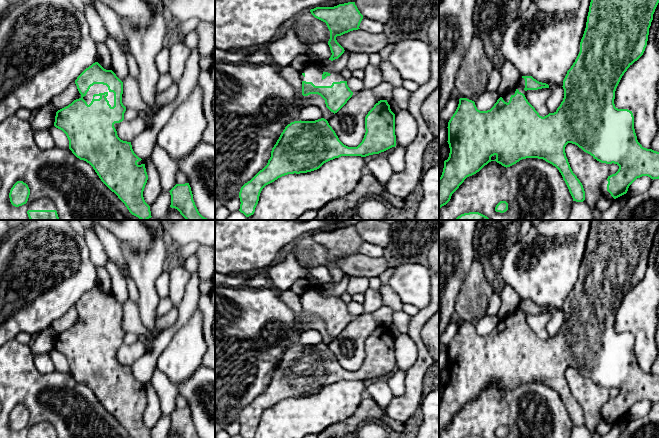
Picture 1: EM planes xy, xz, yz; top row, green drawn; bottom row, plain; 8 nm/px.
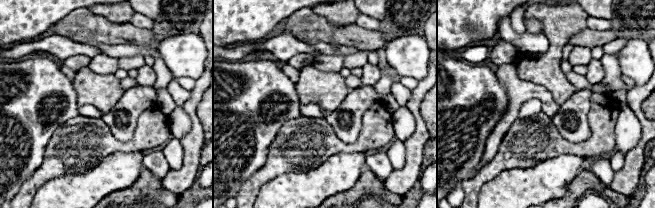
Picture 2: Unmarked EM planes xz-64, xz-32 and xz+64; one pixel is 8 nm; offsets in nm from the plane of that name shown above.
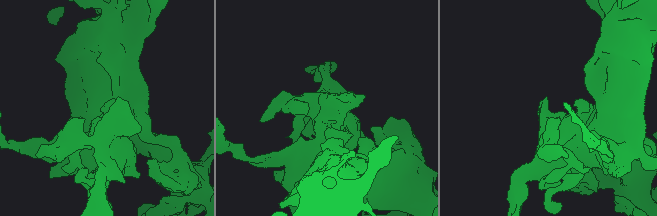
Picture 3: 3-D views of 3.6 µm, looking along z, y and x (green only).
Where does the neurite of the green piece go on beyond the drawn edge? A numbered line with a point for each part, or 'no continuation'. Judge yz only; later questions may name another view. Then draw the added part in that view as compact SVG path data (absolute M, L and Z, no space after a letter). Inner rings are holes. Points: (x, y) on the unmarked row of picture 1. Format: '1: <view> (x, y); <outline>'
1: yz (520, 309); M520 301L517 308L513 311L513 313L504 319L503 324L508 327L510 321L515 318L515 315L517 313L519 314L519 316L523 317L526 321L526 315L524 314L524 312L525 312L525 304L524 302Z
2: yz (605, 417); M605 403L601 408L601 417L604 421L612 421L611 418L607 415L608 405Z

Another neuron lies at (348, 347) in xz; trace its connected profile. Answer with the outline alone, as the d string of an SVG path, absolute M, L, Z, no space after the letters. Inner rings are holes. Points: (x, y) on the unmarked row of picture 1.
M372 313L353 317L347 327L328 344L339 364L348 371L357 371L365 359L365 341L380 324Z

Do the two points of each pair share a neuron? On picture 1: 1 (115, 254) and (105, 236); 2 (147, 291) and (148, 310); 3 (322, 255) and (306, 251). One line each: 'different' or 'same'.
1: same
2: same
3: same

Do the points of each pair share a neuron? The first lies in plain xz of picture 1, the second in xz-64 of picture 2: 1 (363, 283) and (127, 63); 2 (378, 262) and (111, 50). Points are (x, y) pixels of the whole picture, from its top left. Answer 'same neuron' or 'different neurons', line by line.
1: same neuron
2: different neurons

